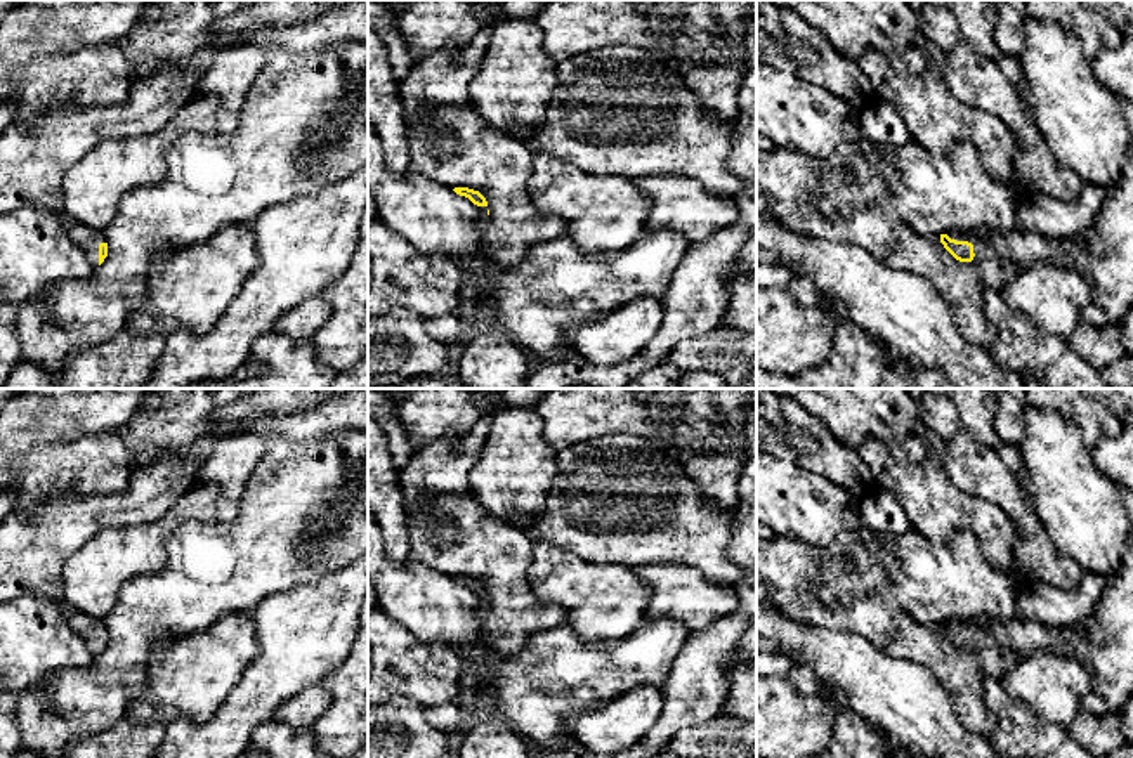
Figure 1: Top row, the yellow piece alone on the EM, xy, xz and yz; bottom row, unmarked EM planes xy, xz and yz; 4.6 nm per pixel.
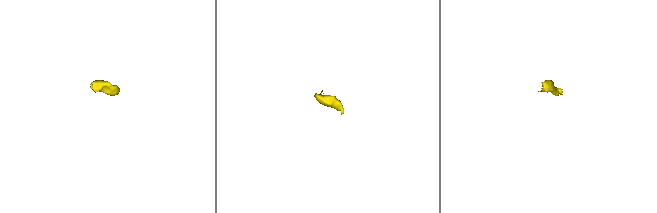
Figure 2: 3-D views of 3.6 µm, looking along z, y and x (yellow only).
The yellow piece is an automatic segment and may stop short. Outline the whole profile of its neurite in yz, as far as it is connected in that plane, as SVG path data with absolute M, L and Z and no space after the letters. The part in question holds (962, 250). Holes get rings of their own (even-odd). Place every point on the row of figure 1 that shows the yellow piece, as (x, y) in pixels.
M1018 227L1010 231L984 231L963 232L953 229L940 234L944 248L959 262L1008 258L1020 265L1020 269L1034 262L1074 264L1084 258L1084 239L1048 239L1036 232L1027 232Z

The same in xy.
M66 219L66 227L69 238L80 246L90 265L97 269L108 257L106 234L73 219Z

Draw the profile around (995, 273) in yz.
M907 224L895 229L897 246L885 260L890 267L920 274L949 305L963 335L989 347L996 330L984 316L984 291L1001 290L1020 265L1008 258L959 262L940 243L940 234L918 234Z

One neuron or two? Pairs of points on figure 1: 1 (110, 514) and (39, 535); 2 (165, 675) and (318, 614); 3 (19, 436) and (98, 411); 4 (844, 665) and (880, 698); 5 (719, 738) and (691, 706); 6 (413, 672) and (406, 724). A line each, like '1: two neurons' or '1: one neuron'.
1: one neuron
2: two neurons
3: one neuron
4: one neuron
5: two neurons
6: two neurons

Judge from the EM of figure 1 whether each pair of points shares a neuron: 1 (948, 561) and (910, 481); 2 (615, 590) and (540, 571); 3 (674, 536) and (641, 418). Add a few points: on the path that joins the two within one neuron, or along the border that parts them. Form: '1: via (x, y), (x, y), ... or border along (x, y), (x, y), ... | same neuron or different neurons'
1: border along (913, 528), (936, 543), (970, 531), (982, 545) | different neurons
2: via (595, 590), (582, 590), (559, 578) | same neuron
3: border along (606, 432), (644, 436), (679, 462) | different neurons

